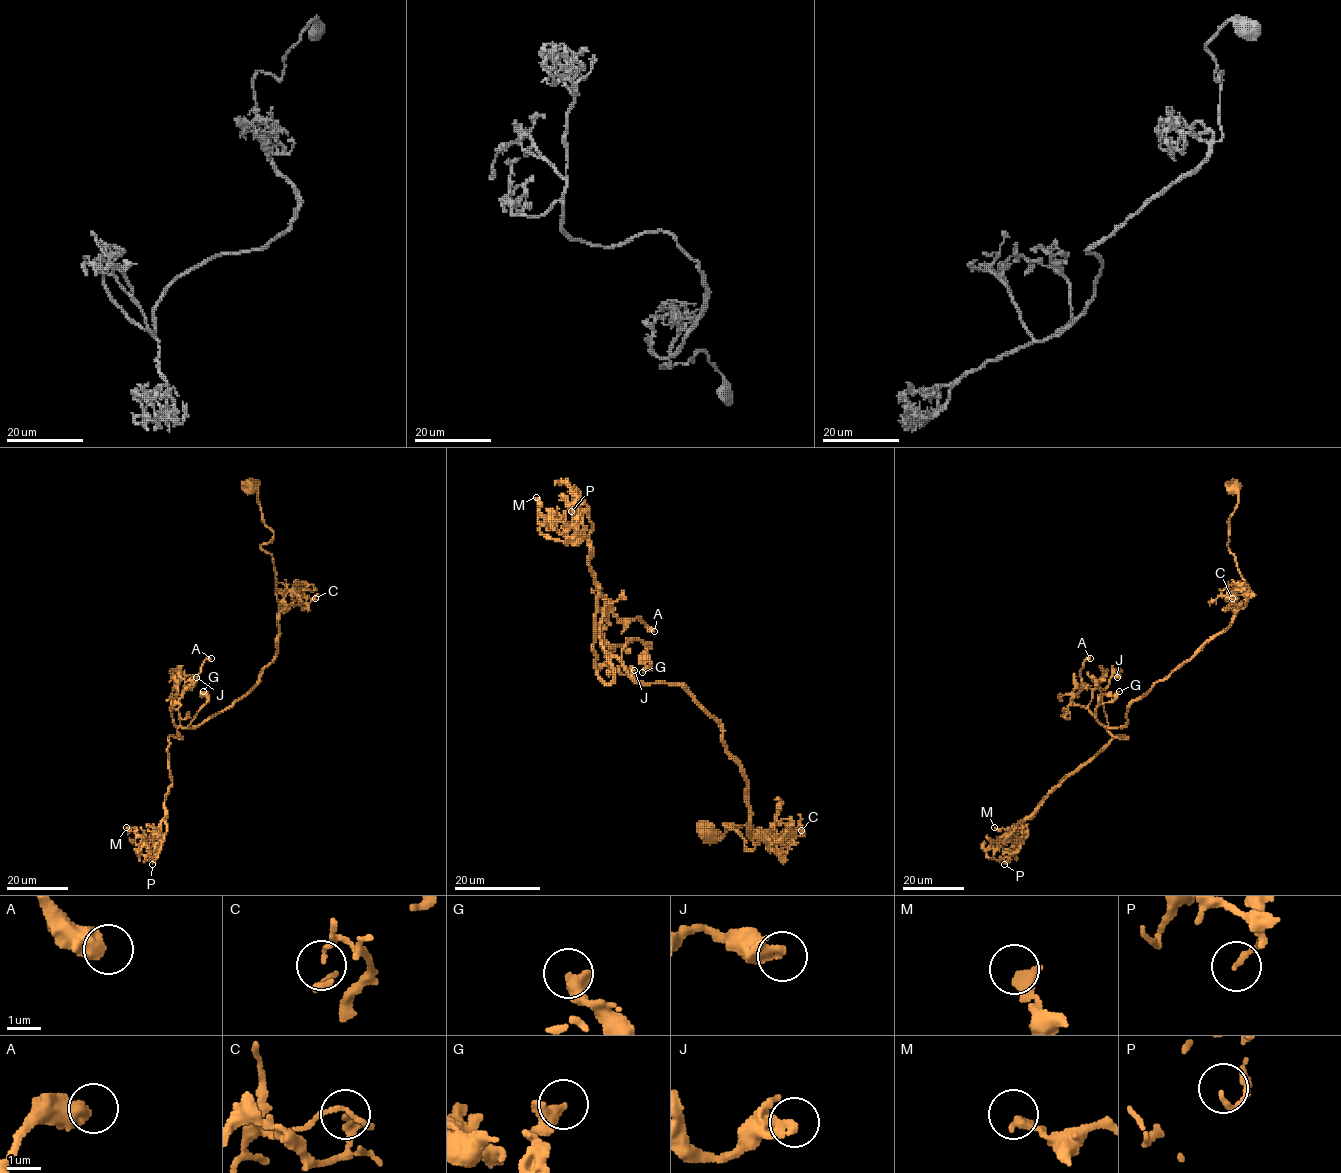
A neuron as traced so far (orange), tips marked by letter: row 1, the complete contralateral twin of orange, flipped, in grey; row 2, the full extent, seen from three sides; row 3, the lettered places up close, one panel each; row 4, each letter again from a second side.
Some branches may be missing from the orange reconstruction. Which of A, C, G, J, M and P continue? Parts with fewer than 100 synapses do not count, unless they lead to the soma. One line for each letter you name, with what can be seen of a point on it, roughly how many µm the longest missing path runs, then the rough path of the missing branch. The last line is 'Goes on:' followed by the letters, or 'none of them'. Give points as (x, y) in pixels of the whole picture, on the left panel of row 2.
Goes on: none of them

